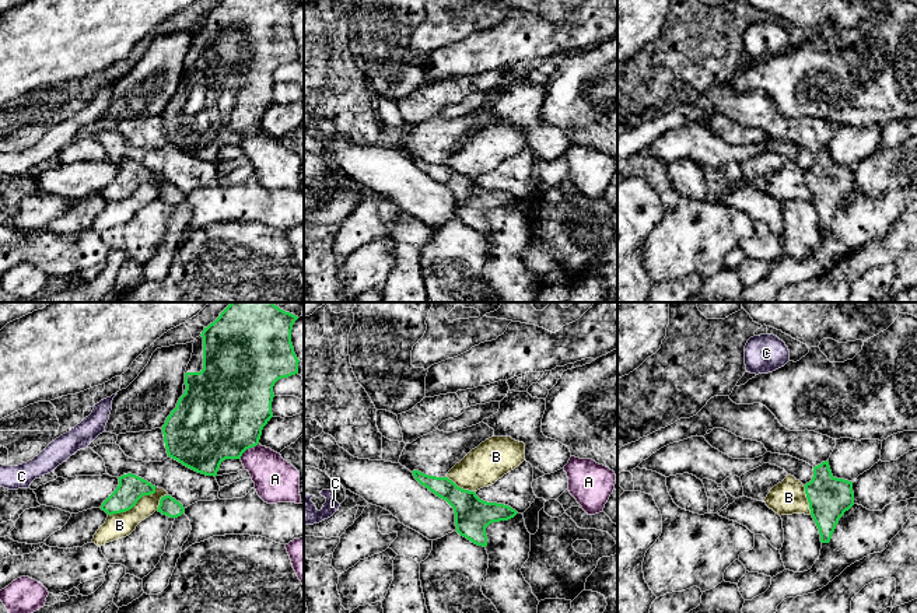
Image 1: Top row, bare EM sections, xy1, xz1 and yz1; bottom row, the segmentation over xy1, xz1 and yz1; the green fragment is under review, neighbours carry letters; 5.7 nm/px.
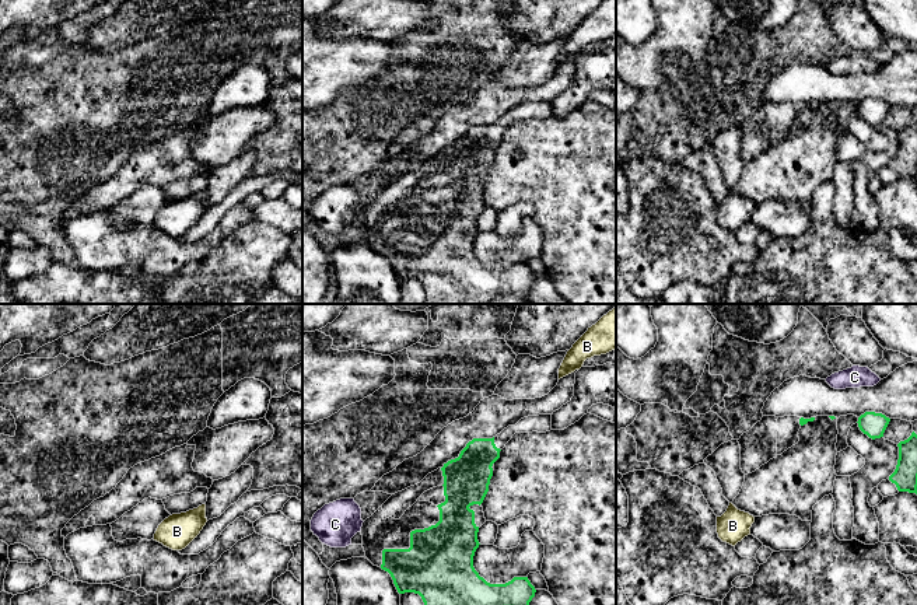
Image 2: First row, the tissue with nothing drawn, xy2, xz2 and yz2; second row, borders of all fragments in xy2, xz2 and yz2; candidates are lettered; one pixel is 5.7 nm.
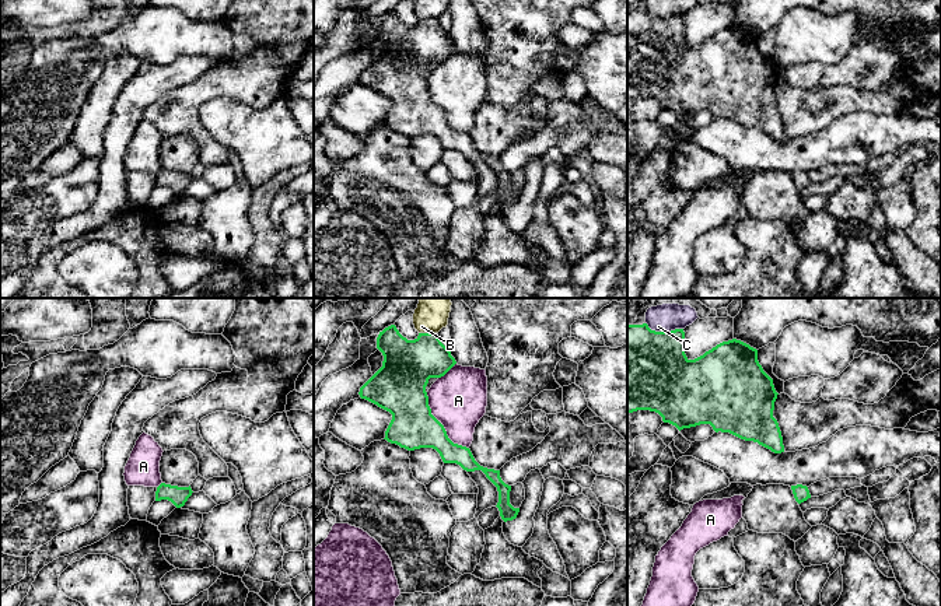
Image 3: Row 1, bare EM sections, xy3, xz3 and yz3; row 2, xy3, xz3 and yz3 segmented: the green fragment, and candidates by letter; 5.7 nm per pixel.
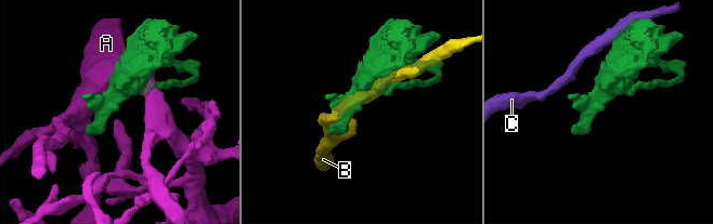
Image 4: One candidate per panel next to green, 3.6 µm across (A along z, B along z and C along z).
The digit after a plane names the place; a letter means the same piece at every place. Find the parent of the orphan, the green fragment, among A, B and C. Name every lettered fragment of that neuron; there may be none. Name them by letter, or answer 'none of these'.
none of these

